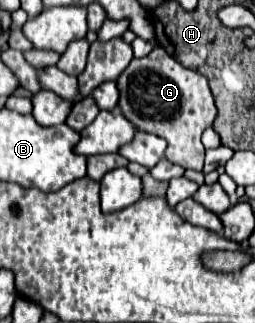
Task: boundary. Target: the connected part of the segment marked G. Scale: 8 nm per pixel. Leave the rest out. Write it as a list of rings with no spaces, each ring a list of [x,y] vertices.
[[[155,45],[147,57],[133,59],[127,65],[127,69],[117,79],[117,87],[121,113],[139,131],[163,137],[169,143],[167,159],[171,163],[177,163],[183,169],[203,169],[205,147],[201,143],[201,133],[211,127],[217,117],[217,107],[203,75],[183,67],[161,45]]]

